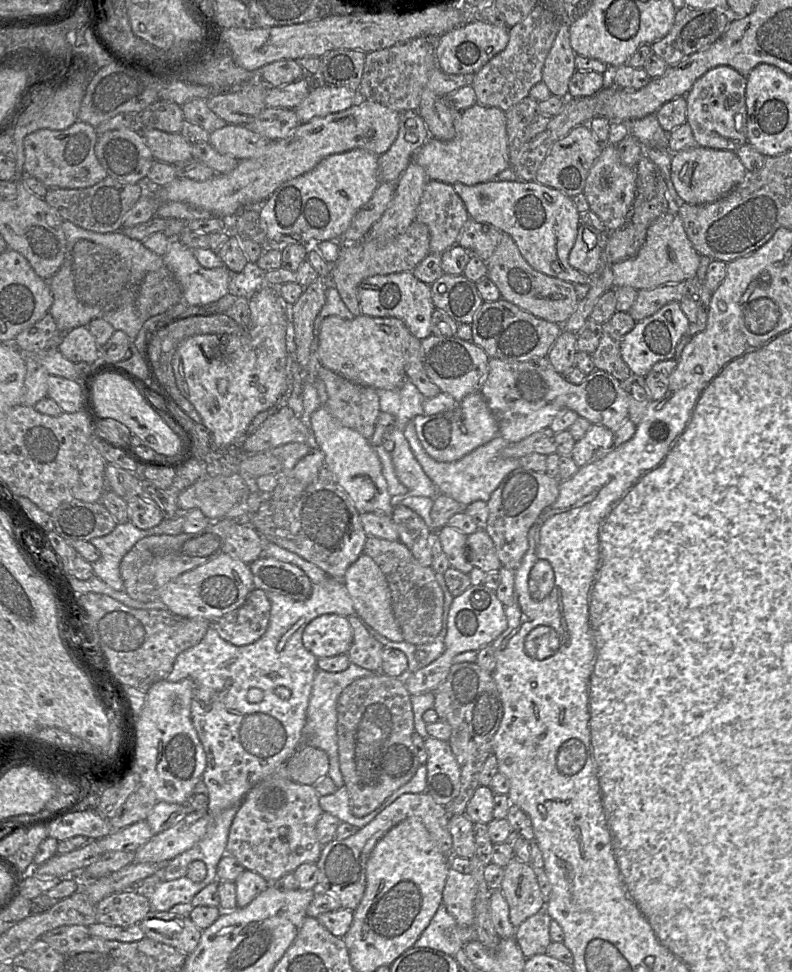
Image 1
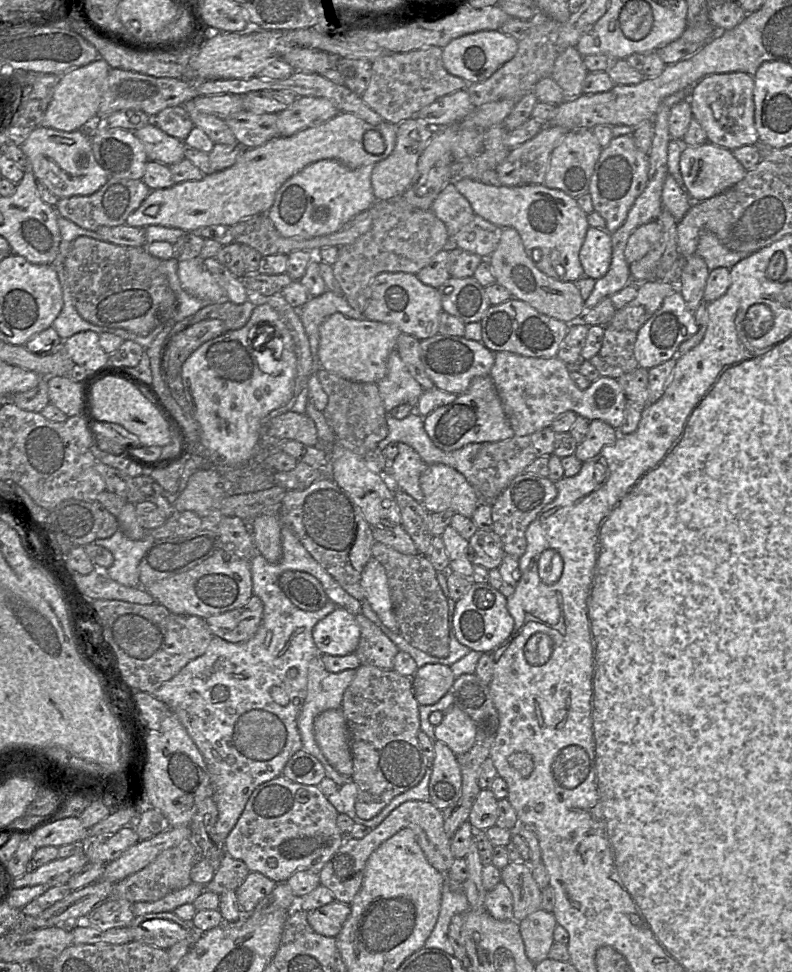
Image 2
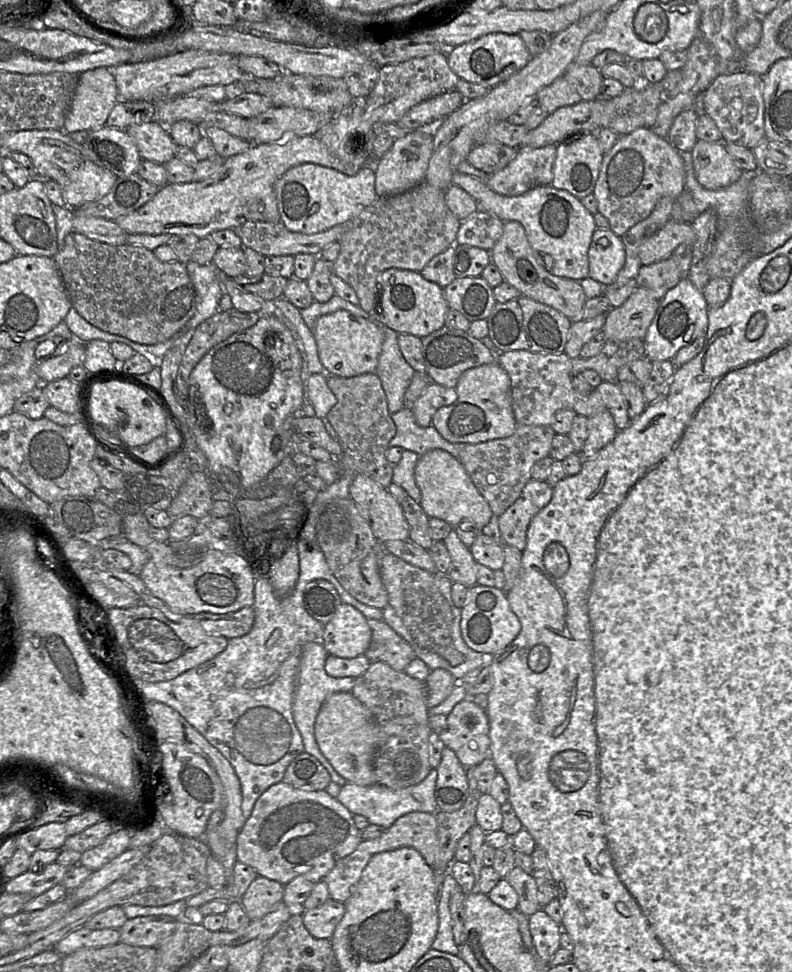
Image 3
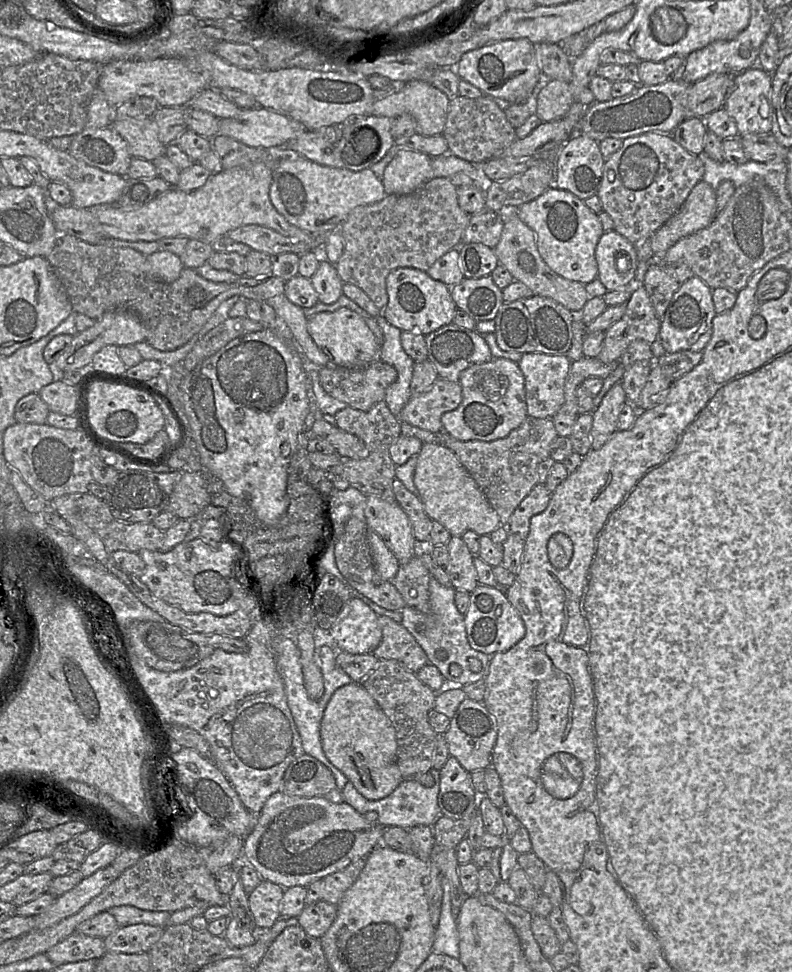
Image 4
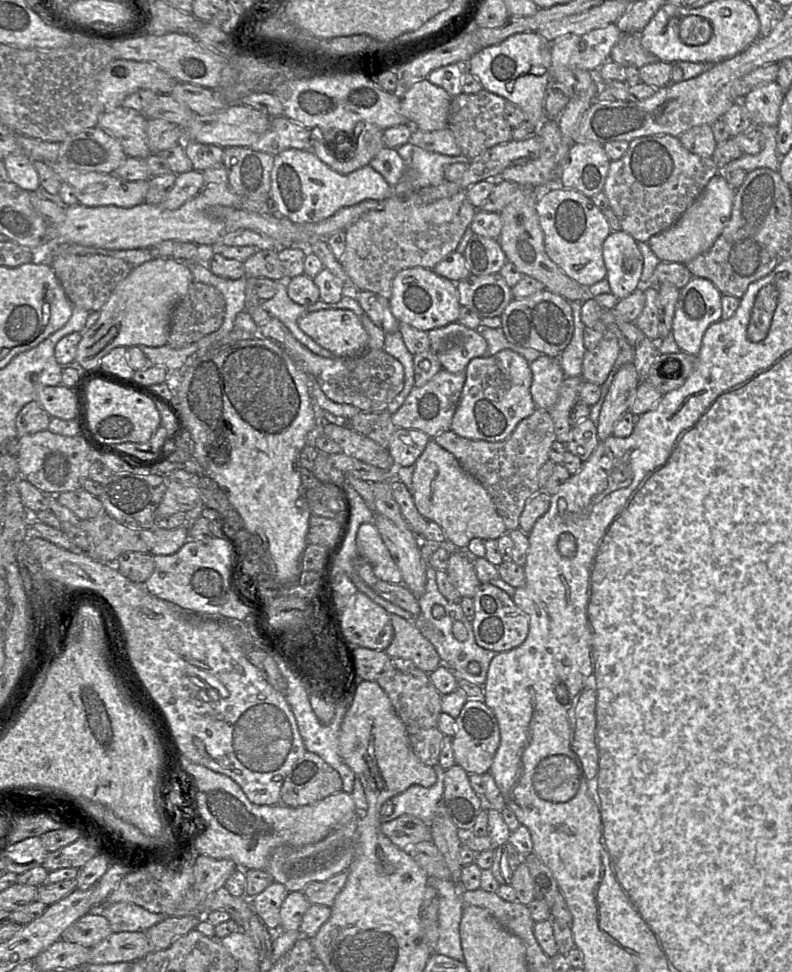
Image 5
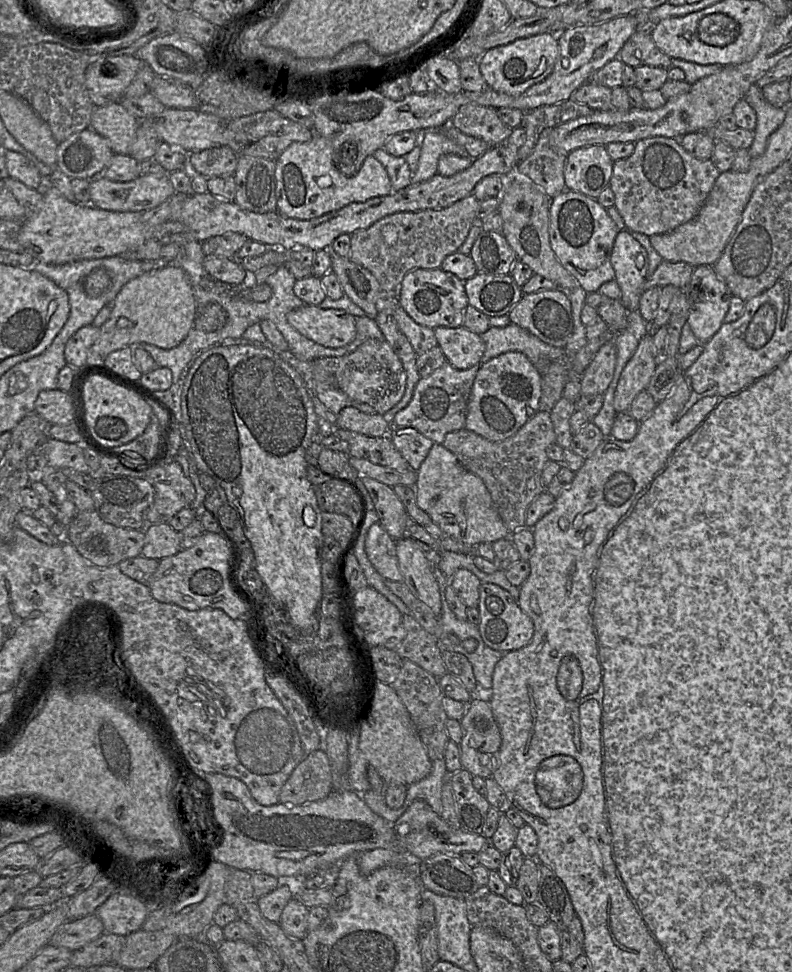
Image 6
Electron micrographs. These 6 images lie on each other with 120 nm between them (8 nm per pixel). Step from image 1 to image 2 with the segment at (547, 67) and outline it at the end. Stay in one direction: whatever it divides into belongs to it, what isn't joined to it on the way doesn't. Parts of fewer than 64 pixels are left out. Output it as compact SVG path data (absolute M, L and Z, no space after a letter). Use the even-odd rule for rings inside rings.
M571 46L558 54L550 77L562 88L566 99L572 99L583 94L587 74L583 56L576 47Z

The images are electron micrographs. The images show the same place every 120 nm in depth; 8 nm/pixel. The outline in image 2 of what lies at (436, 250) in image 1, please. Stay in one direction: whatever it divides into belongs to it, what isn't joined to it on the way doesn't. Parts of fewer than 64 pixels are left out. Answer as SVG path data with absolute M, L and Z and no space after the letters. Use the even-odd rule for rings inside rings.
M453 182L444 186L430 209L445 224L450 239L475 216L469 201Z

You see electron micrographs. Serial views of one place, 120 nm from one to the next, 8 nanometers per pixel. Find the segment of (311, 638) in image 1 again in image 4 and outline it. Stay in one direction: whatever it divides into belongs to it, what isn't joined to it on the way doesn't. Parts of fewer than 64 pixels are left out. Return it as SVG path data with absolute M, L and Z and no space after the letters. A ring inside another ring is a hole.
M351 598L348 612L331 628L334 647L350 654L373 653L382 639L378 616L362 600Z

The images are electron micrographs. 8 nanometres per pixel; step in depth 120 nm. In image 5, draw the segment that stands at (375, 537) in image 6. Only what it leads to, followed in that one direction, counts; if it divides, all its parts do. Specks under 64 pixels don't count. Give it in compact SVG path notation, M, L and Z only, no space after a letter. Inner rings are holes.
M373 522L364 523L357 533L358 554L372 566L375 575L383 581L402 584L402 574Z

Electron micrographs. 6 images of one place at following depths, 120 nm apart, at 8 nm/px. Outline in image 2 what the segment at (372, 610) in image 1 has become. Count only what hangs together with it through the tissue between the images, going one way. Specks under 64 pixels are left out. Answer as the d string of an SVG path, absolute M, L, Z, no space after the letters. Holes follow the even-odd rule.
M373 557L367 562L362 571L361 585L365 590L365 601L376 612L382 624L391 631L399 633L386 571L381 563Z

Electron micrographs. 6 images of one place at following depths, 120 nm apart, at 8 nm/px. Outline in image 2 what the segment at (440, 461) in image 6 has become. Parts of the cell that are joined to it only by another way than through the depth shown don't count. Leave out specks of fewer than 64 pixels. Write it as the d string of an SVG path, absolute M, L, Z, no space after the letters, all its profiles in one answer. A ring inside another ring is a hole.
M444 464L427 465L420 487L429 513L451 510L471 519L479 505L486 503L460 472Z

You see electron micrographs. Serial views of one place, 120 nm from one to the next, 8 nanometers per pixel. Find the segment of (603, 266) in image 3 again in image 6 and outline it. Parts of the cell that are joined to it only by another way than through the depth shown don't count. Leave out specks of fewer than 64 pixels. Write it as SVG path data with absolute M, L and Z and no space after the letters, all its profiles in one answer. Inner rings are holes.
M628 230L620 231L613 245L611 264L621 290L621 304L628 312L639 308L642 287L647 279L649 259L645 248Z

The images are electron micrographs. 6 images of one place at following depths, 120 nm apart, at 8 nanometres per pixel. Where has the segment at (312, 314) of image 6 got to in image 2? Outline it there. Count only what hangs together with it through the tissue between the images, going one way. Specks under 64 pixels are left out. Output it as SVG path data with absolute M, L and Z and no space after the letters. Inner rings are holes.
M337 312L323 321L319 327L320 342L318 348L318 363L321 368L350 381L378 383L387 373L387 360L390 353L396 349L398 336L402 332L396 325L369 320L357 320Z

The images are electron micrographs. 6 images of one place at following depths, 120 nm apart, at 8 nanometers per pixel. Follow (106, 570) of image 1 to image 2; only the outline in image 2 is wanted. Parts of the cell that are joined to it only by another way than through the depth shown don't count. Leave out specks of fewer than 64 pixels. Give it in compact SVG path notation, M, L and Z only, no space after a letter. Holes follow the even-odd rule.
M120 530L111 537L95 540L113 555L113 564L107 568L110 579L127 587L139 586L139 563L155 539L149 532L140 540L127 538Z

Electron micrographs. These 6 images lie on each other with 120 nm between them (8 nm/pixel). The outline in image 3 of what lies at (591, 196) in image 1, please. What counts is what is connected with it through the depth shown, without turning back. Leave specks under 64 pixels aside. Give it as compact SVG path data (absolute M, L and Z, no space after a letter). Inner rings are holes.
M639 127L619 136L615 145L604 152L593 191L598 212L607 218L610 230L622 237L631 227L646 219L664 197L677 199L685 190L686 171L681 153L649 127Z

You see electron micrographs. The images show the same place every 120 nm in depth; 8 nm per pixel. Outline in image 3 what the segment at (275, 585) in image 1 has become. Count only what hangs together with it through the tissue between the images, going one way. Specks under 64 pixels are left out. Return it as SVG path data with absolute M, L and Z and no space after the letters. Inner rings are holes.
M312 580L303 591L303 606L306 612L323 625L333 618L341 604L337 590L327 580Z

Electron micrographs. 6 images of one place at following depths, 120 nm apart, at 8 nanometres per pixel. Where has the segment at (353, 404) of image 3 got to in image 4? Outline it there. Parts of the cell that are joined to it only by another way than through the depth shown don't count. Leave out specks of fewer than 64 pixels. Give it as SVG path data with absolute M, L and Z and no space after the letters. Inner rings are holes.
M384 400L375 404L368 411L347 406L339 410L334 418L337 427L360 438L369 450L369 455L364 459L343 459L341 477L349 482L350 487L358 489L365 496L376 496L389 503L394 503L396 500L393 493L393 481L396 465L390 457L389 449L401 435L401 422L398 417L390 412Z

